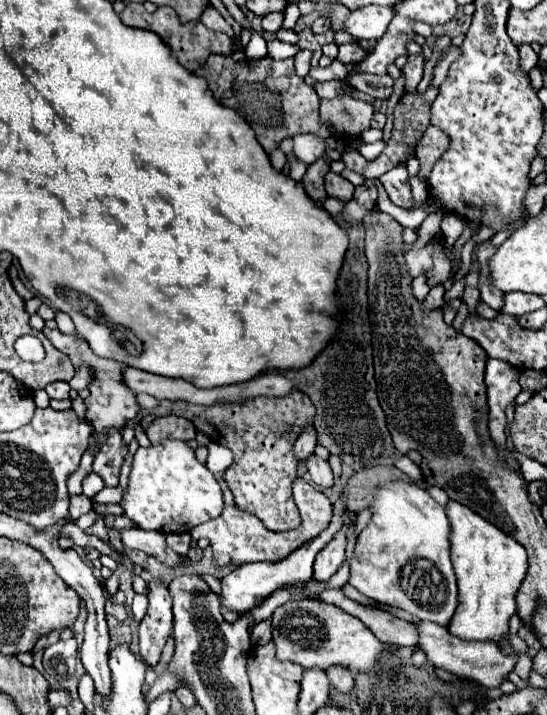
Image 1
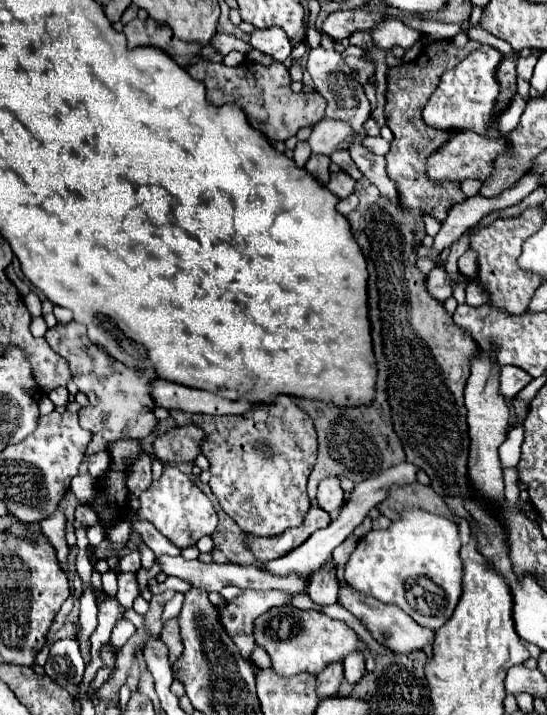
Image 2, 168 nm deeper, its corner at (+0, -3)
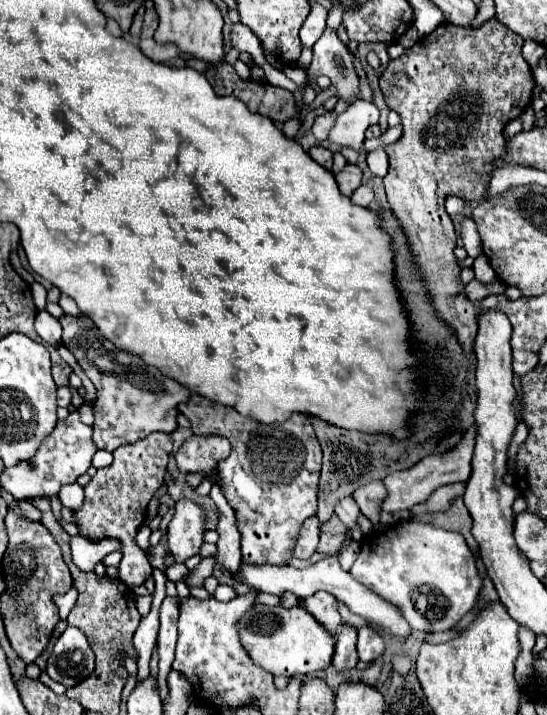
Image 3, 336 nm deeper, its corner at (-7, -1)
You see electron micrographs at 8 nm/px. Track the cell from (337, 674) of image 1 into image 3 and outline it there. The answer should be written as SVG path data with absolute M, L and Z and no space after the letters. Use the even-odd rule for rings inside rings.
M364 625L358 629L358 655L362 663L370 663L384 653L384 639L378 629Z

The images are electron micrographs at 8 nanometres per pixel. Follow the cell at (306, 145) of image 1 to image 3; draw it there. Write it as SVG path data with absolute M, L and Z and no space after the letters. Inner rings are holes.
M358 99L342 115L338 115L336 125L330 131L330 141L344 147L360 149L364 143L364 133L370 125L378 123L378 107L370 101Z

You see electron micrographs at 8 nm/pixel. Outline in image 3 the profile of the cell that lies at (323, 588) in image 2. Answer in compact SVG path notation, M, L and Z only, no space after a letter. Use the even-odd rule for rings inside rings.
M316 593L308 599L304 599L304 609L330 633L336 635L340 623L340 613L338 613L338 601L330 593Z

